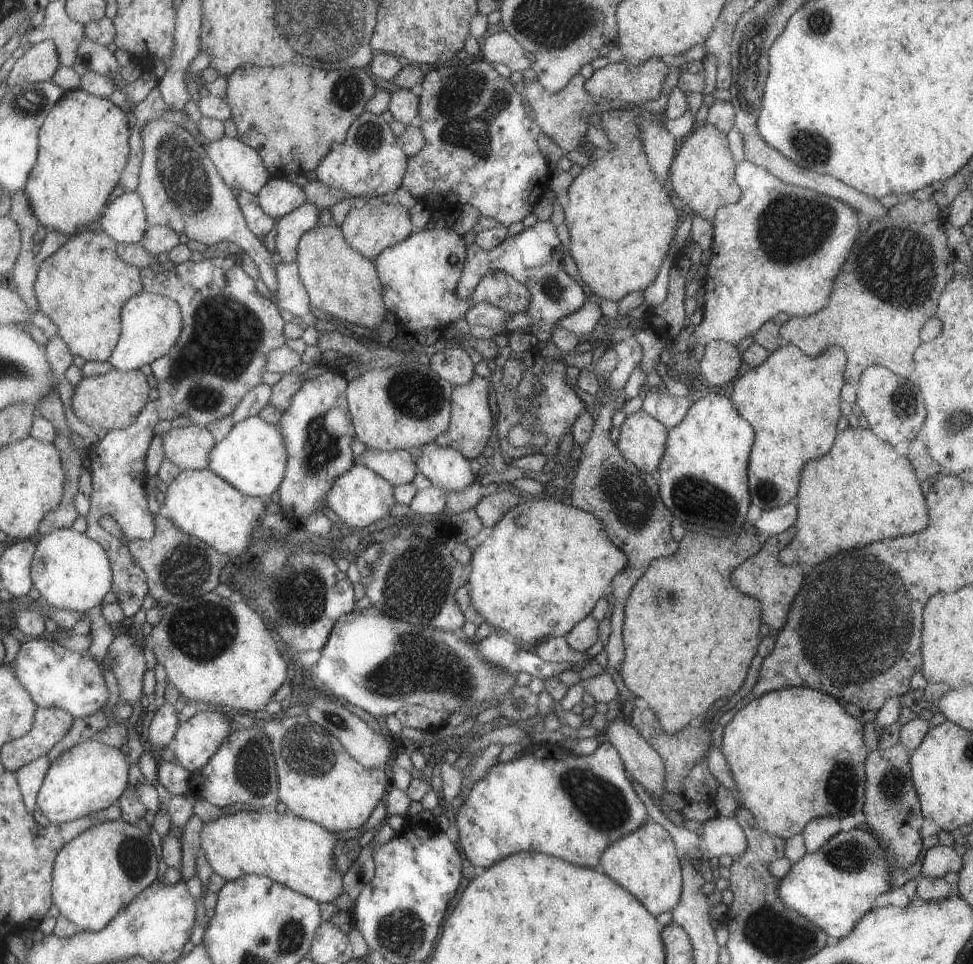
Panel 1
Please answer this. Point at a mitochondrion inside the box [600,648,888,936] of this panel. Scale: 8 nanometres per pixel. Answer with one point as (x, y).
(853, 855)

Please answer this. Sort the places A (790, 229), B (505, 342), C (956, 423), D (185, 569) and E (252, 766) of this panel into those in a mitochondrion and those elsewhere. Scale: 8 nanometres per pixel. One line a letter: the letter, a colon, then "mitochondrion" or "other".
A: mitochondrion
B: other
C: mitochondrion
D: mitochondrion
E: mitochondrion

